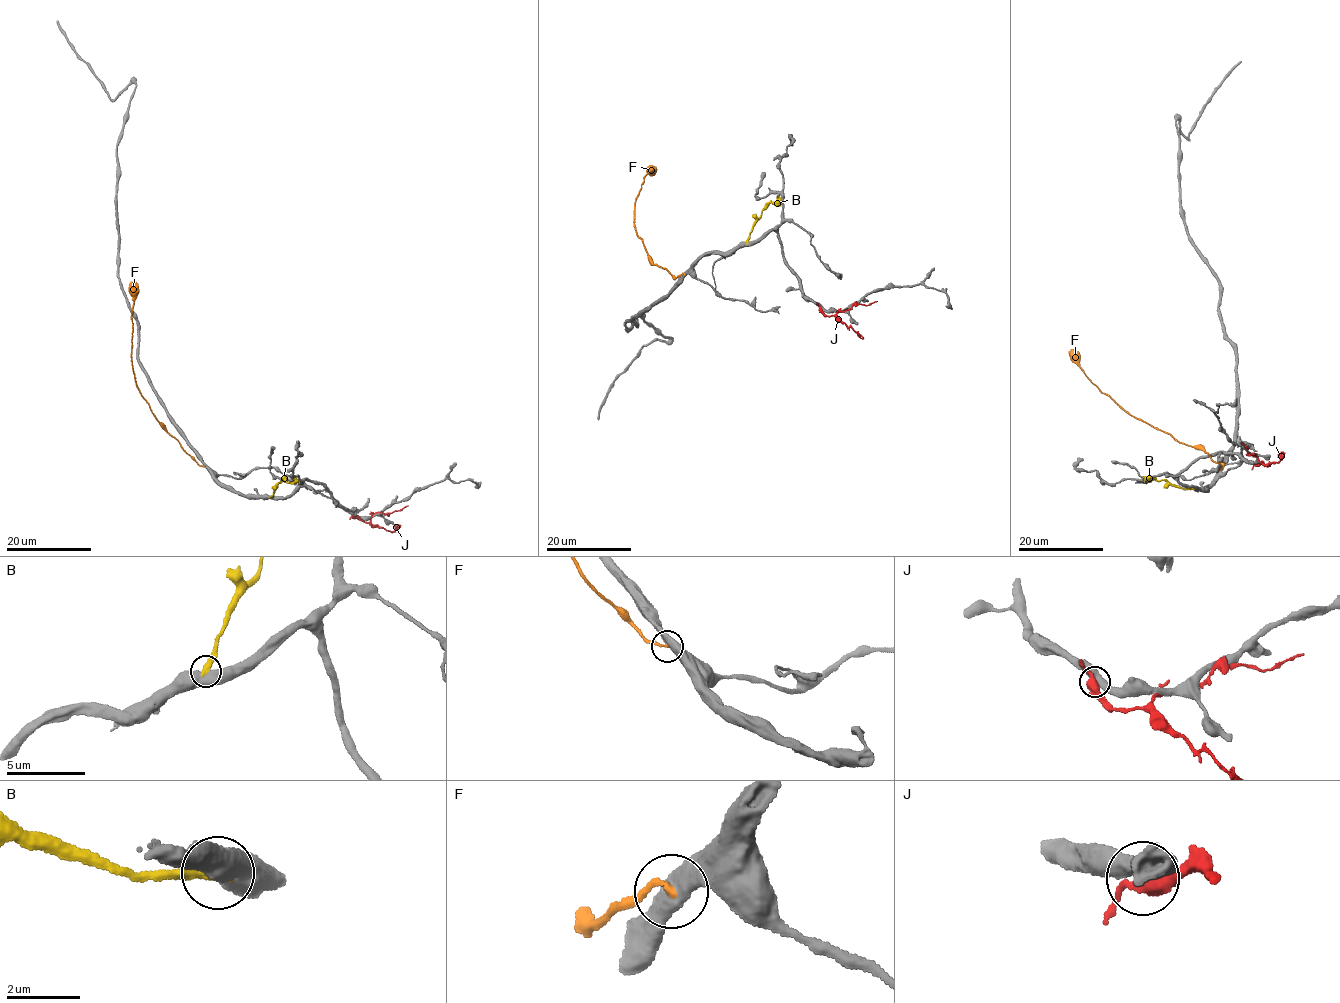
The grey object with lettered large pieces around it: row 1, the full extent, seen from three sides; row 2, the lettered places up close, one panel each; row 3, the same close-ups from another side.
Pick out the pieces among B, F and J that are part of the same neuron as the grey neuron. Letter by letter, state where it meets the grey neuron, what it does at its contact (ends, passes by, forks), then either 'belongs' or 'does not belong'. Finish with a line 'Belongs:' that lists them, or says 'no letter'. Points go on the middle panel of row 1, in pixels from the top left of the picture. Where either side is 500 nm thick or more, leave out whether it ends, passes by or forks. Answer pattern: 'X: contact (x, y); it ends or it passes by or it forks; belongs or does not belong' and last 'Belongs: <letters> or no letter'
B: contact (747, 242); does not belong
F: contact (684, 274); does not belong
J: contact (821, 308); it passes by; does not belong
Belongs: no letter

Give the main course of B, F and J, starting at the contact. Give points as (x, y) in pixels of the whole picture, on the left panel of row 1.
B: (270, 497), (280, 481), (298, 481)
F: (204, 466), (164, 429), (137, 387), (133, 366), (134, 281)
J: (353, 516), (368, 522), (375, 513), (400, 511), (408, 506)

